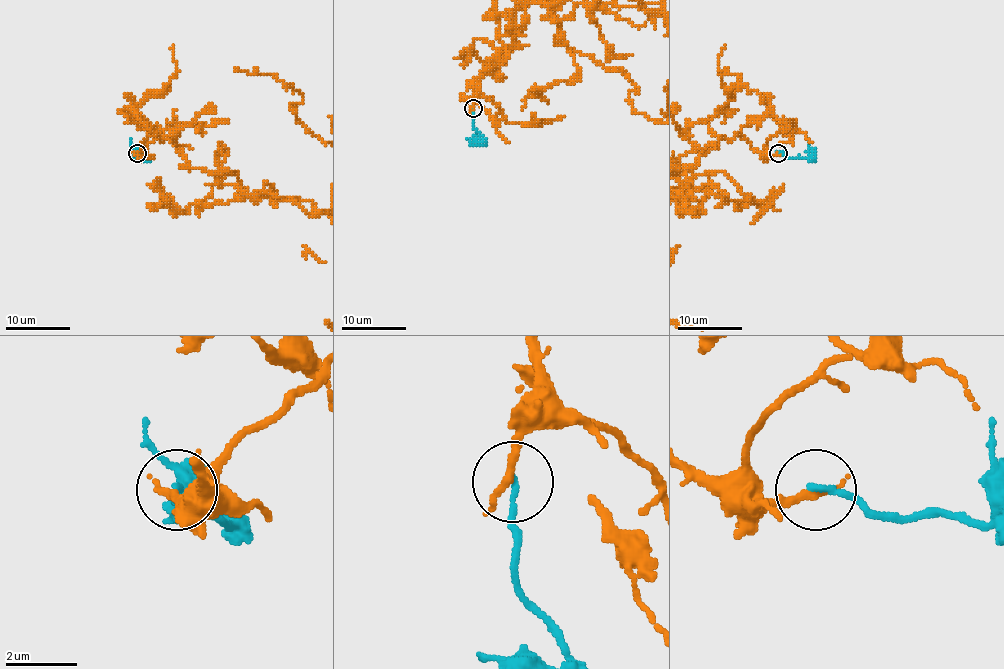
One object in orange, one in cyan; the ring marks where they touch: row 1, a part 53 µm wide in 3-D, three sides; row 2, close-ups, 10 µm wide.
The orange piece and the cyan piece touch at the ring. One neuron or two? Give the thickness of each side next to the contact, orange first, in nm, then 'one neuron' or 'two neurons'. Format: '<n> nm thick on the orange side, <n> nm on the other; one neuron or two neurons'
280 nm thick on the orange side, 180 nm on the other; two neurons

